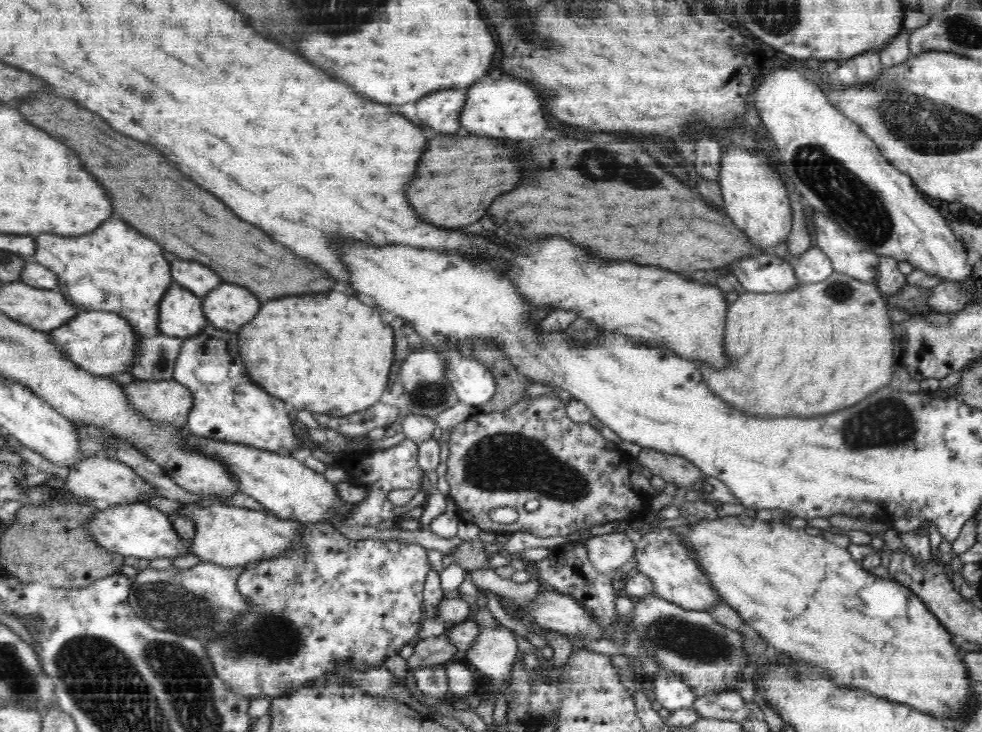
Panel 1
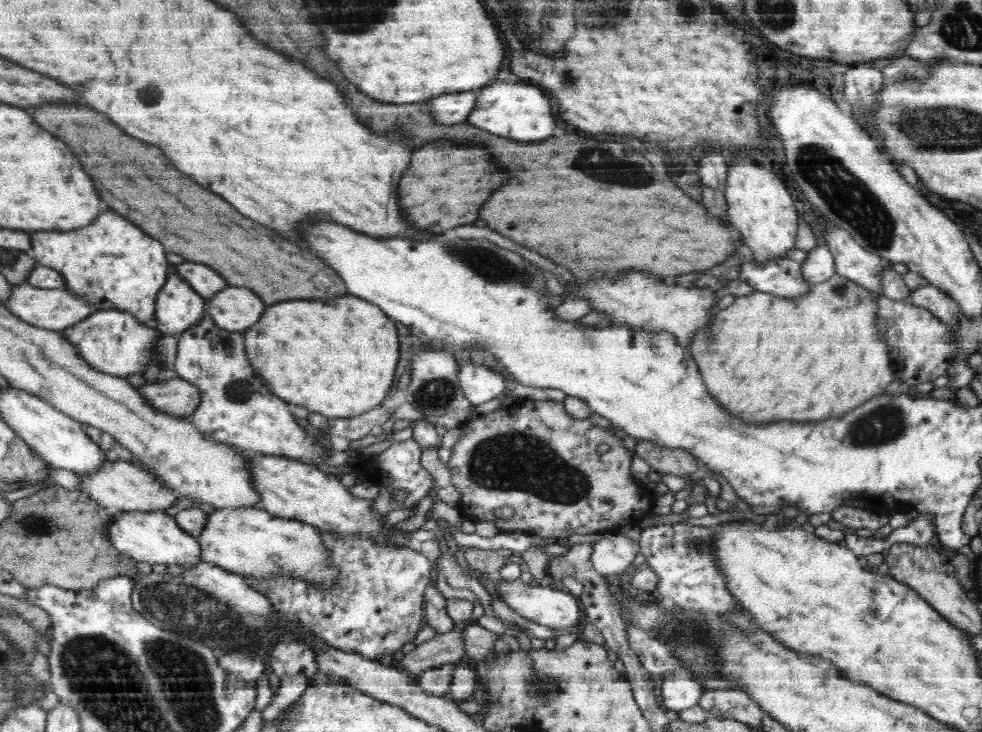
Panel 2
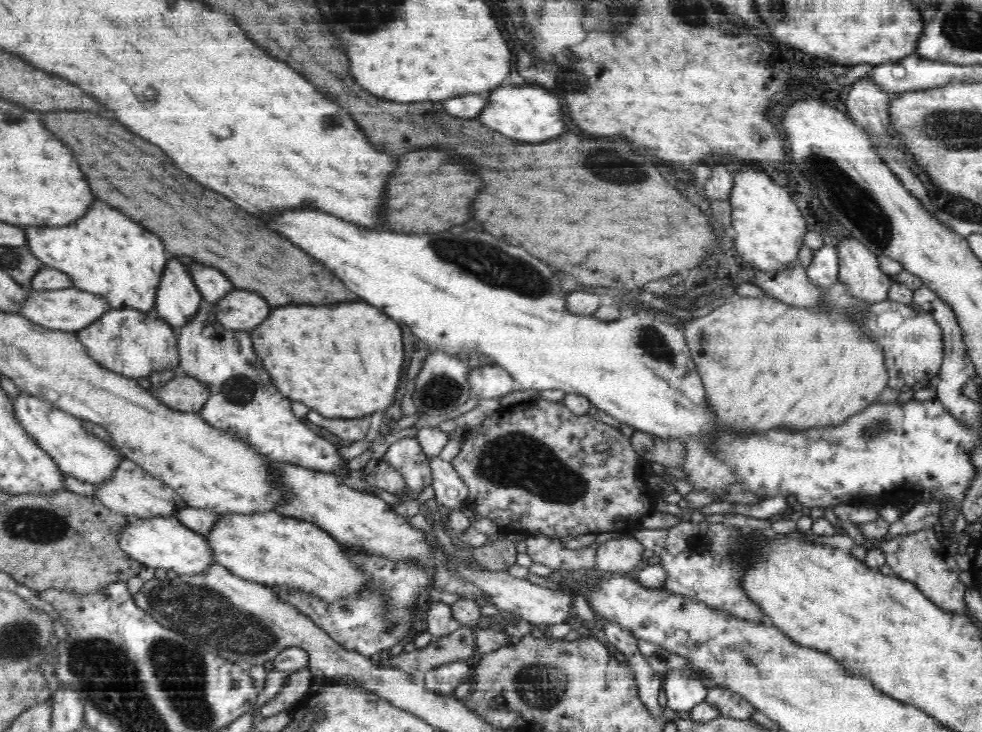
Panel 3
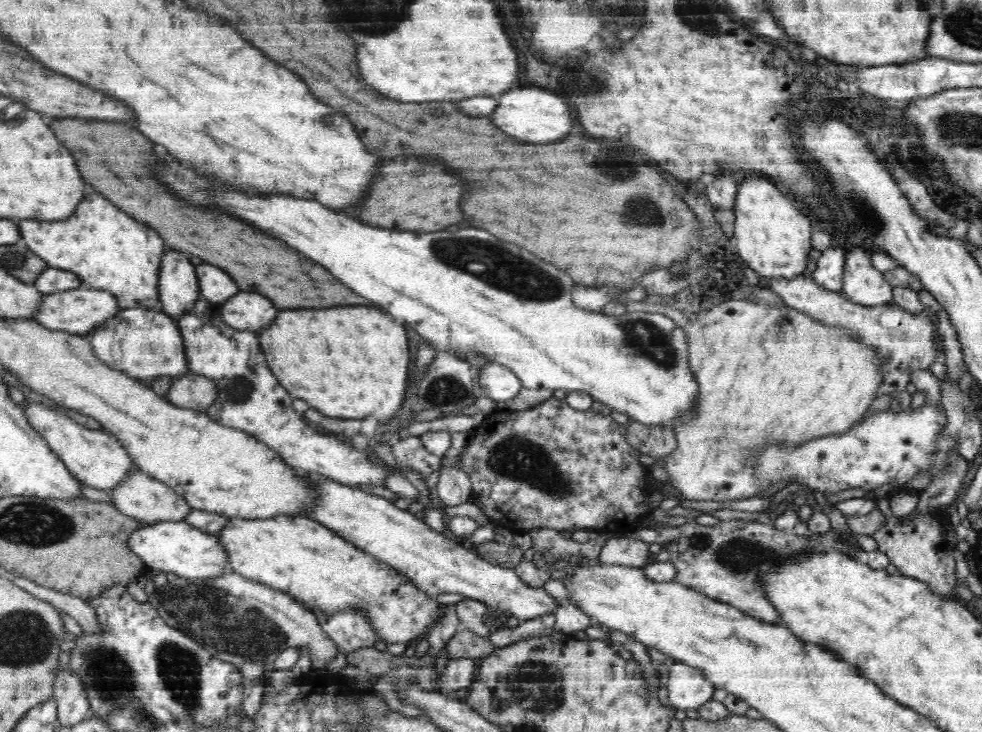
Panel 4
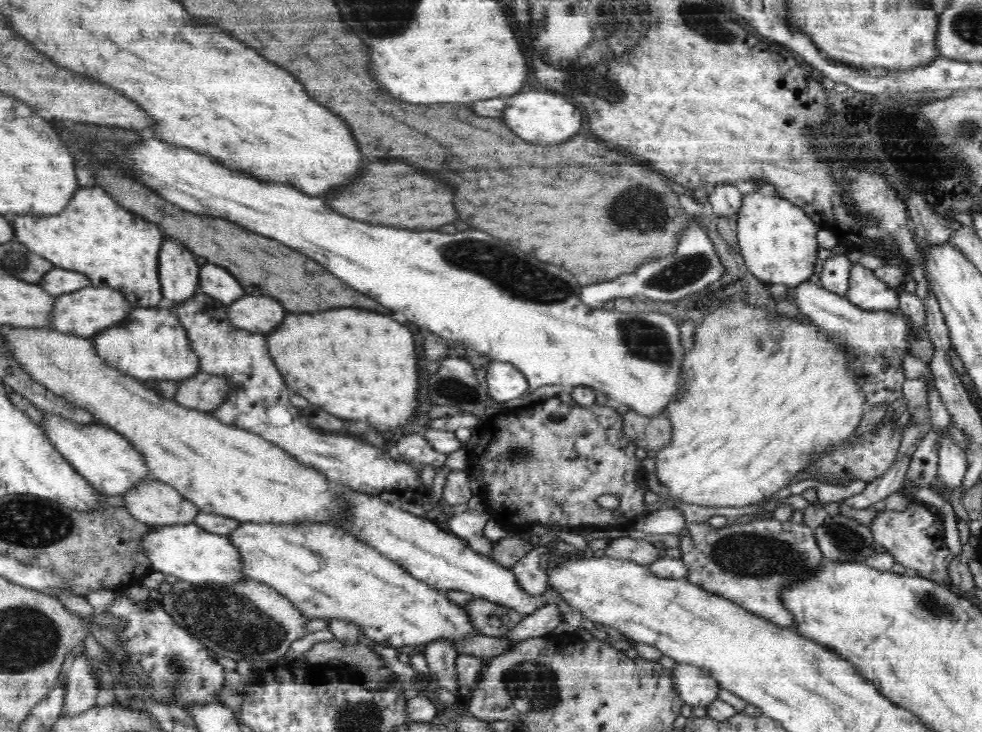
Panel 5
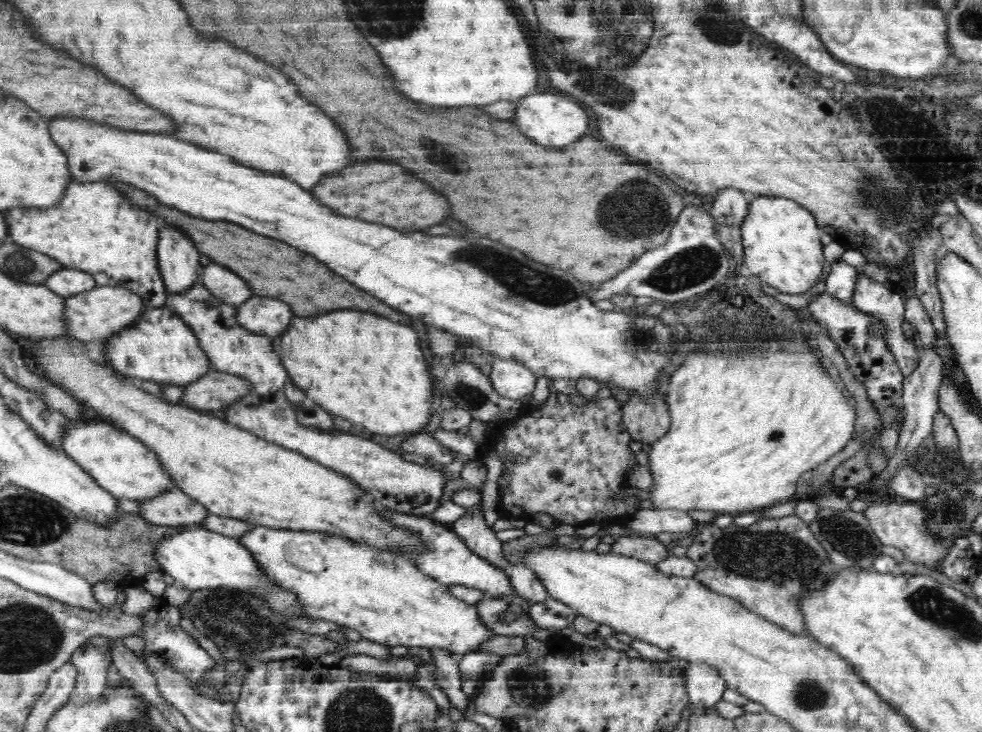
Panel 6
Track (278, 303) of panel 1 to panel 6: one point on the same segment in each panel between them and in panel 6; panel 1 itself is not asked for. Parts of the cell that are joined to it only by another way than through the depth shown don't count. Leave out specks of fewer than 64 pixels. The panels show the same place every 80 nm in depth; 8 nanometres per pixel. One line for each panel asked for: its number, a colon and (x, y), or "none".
2: (339, 358)
3: (343, 361)
4: (364, 370)
5: (354, 364)
6: (353, 364)

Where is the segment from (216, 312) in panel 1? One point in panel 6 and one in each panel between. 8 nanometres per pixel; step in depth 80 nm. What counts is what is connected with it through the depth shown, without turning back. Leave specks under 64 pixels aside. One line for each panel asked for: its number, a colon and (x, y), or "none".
2: (235, 309)
3: (240, 310)
4: (252, 312)
5: (259, 314)
6: (270, 317)

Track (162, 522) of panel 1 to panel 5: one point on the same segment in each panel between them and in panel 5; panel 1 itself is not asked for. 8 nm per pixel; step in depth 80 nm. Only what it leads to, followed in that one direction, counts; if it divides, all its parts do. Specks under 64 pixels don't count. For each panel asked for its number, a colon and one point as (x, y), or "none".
2: (153, 537)
3: (158, 543)
4: (178, 547)
5: (195, 556)

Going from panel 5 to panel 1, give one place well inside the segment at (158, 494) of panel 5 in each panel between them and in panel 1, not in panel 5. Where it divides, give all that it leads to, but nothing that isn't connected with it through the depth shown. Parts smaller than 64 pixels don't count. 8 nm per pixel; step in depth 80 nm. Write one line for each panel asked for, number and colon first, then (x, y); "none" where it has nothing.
1: (108, 482)
2: (123, 485)
3: (132, 492)
4: (140, 496)

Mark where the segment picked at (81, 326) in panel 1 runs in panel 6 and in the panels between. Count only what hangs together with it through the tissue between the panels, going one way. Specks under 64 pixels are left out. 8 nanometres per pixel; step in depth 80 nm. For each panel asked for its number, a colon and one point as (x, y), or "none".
2: (113, 341)
3: (133, 343)
4: (143, 343)
5: (152, 343)
6: (160, 346)

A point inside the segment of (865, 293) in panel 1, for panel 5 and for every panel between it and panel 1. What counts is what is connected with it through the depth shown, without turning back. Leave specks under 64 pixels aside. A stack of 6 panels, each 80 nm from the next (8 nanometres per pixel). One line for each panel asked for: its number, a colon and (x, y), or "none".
2: (766, 358)
3: (764, 364)
4: (765, 373)
5: (754, 407)

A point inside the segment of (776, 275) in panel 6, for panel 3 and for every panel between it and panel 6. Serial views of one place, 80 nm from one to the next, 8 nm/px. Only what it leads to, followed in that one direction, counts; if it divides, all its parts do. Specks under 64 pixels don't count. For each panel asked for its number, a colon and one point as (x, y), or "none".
3: (770, 230)
4: (772, 235)
5: (778, 242)

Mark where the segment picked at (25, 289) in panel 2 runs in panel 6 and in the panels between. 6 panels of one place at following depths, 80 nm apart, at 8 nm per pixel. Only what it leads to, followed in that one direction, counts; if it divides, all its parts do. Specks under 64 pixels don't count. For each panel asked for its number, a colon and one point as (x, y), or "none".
3: (70, 310)
4: (81, 310)
5: (92, 311)
6: (99, 314)

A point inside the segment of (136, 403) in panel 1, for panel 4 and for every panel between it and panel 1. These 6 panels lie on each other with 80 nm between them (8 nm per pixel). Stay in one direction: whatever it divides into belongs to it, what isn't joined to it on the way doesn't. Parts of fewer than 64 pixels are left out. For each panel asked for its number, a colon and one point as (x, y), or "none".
2: (179, 397)
3: (187, 394)
4: (193, 391)

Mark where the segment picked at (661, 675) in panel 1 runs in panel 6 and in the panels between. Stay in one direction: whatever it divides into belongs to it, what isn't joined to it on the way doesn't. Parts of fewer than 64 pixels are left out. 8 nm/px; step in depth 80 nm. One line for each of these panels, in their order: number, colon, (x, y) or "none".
2: (679, 691)
3: (683, 691)
4: (688, 688)
5: (697, 688)
6: (705, 687)

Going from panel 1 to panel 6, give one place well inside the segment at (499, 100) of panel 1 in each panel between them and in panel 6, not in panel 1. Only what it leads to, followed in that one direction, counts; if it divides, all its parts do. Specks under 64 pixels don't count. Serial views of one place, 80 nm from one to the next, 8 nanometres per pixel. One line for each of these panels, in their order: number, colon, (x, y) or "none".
2: (518, 110)
3: (523, 112)
4: (534, 115)
5: (541, 117)
6: (546, 118)

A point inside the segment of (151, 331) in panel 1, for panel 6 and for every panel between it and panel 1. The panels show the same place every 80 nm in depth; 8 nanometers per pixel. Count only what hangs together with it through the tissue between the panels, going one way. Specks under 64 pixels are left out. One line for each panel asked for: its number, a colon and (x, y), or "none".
2: (125, 267)
3: (108, 252)
4: (108, 249)
5: (117, 248)
6: (95, 229)

